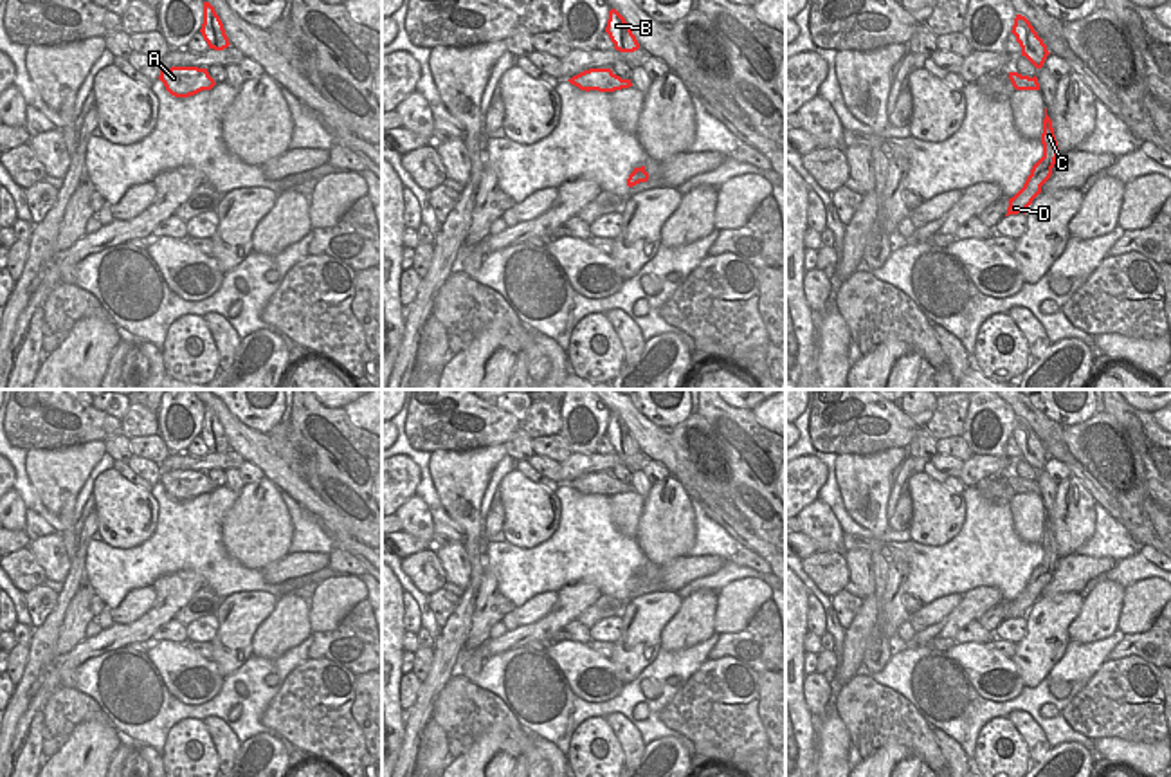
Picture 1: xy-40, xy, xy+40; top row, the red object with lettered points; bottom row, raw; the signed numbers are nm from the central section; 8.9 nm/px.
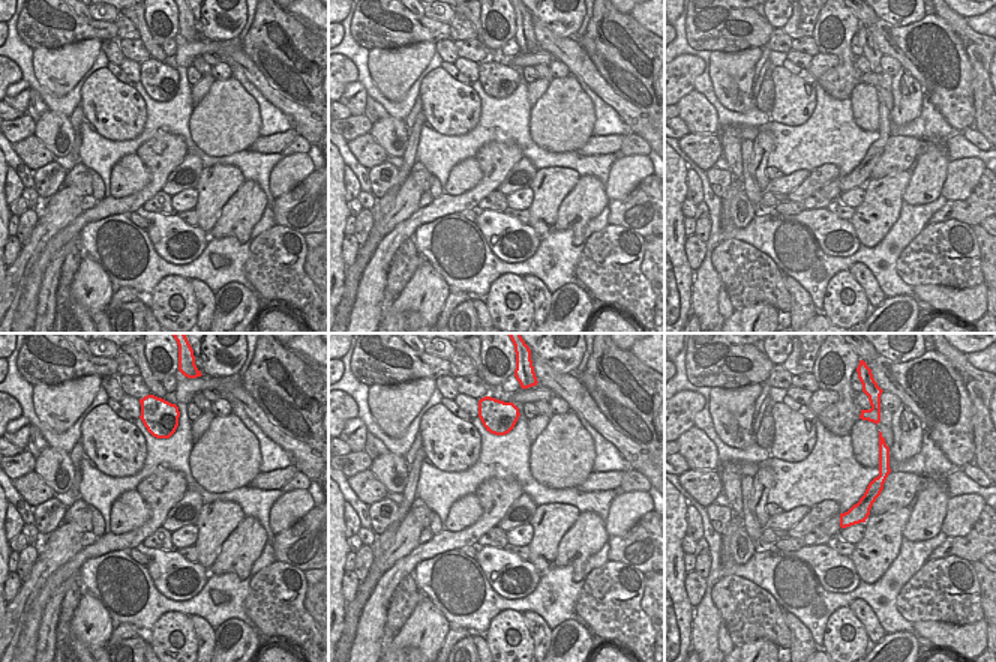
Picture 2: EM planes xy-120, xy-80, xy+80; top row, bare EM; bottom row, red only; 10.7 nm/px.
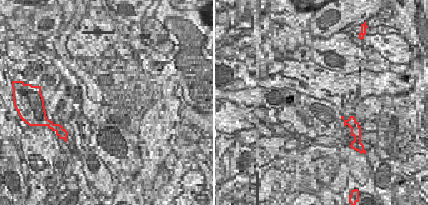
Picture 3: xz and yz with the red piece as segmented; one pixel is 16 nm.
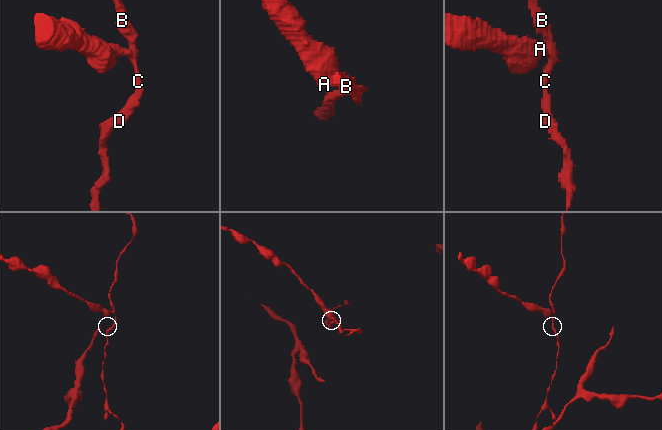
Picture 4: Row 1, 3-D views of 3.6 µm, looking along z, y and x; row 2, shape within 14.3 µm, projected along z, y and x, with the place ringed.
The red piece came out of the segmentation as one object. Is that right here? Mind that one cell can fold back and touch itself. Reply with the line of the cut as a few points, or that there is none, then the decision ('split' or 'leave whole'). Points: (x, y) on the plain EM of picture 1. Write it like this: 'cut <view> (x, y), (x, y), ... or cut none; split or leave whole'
cut xy+40 (1034, 482), (1034, 487), (1025, 493); split

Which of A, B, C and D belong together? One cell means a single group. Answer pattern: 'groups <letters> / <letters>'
groups A / B C D

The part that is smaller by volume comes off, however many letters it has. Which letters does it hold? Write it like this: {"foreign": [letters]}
{"foreign": ["B", "C", "D"]}

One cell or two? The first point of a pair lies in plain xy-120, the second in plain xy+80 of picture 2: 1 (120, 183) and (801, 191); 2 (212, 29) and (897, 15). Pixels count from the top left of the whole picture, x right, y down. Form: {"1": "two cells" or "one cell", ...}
{"1": "two cells", "2": "one cell"}

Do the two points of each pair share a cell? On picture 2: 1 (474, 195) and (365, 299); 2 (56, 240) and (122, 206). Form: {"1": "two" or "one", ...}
{"1": "one", "2": "one"}

